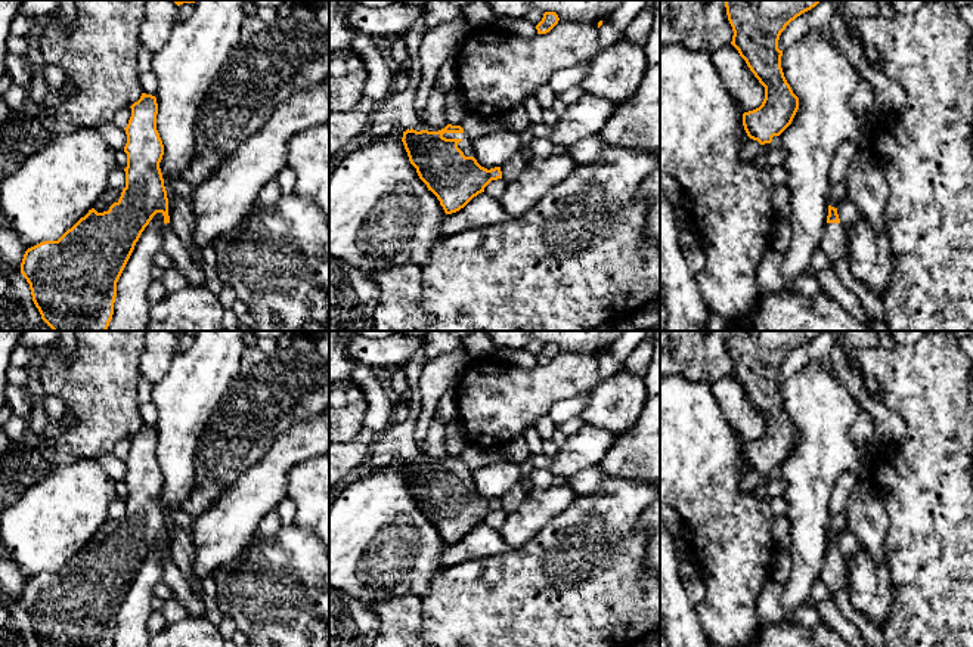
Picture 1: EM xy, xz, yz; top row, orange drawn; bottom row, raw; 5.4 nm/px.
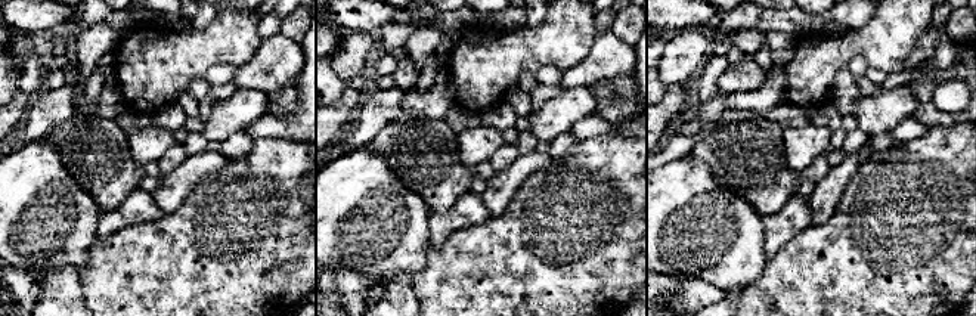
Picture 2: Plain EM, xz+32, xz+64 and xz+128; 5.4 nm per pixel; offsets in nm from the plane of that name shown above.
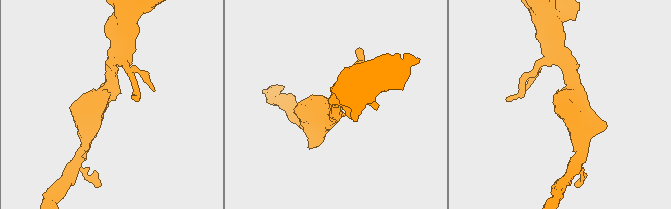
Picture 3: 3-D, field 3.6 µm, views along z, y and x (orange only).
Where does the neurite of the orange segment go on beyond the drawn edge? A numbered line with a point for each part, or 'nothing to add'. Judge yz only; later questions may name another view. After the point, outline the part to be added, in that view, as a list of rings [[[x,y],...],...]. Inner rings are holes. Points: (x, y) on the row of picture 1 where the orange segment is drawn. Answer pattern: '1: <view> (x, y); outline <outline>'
1: yz (834, 238); outline [[[827,223],[822,238],[824,253],[836,263],[846,253],[846,230],[842,223]]]

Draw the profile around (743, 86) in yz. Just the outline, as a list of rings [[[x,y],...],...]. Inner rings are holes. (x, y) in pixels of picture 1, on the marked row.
[[[732,44],[710,53],[710,58],[731,97],[743,114],[762,105],[765,87]]]

